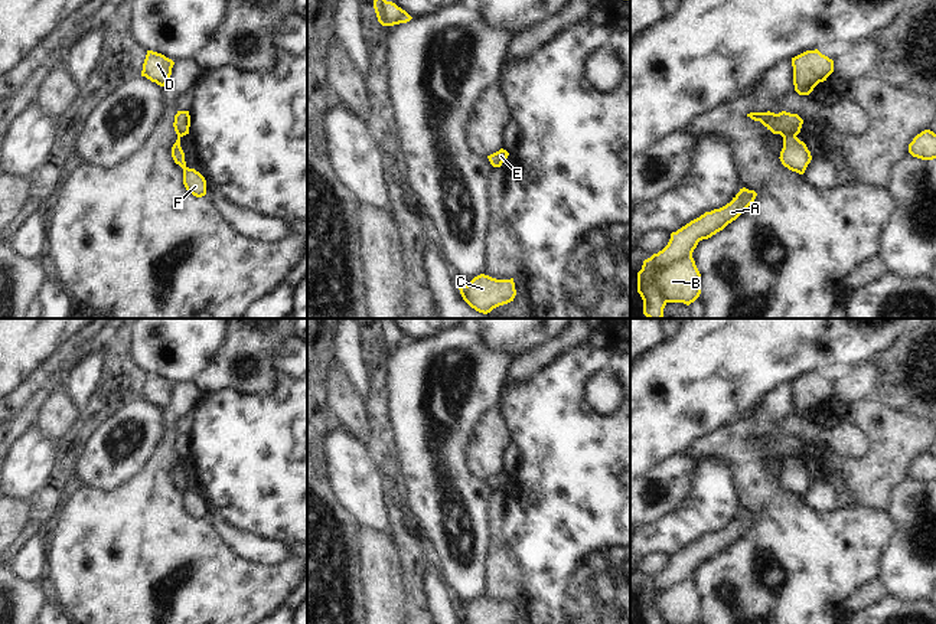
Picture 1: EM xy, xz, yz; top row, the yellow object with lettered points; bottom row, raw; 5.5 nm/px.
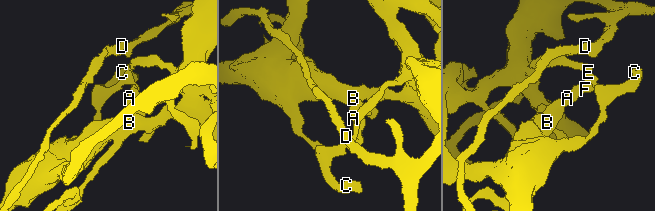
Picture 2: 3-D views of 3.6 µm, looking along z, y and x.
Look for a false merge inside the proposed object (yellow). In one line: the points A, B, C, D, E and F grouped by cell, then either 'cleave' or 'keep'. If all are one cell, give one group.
A D F / B C E | cleave

